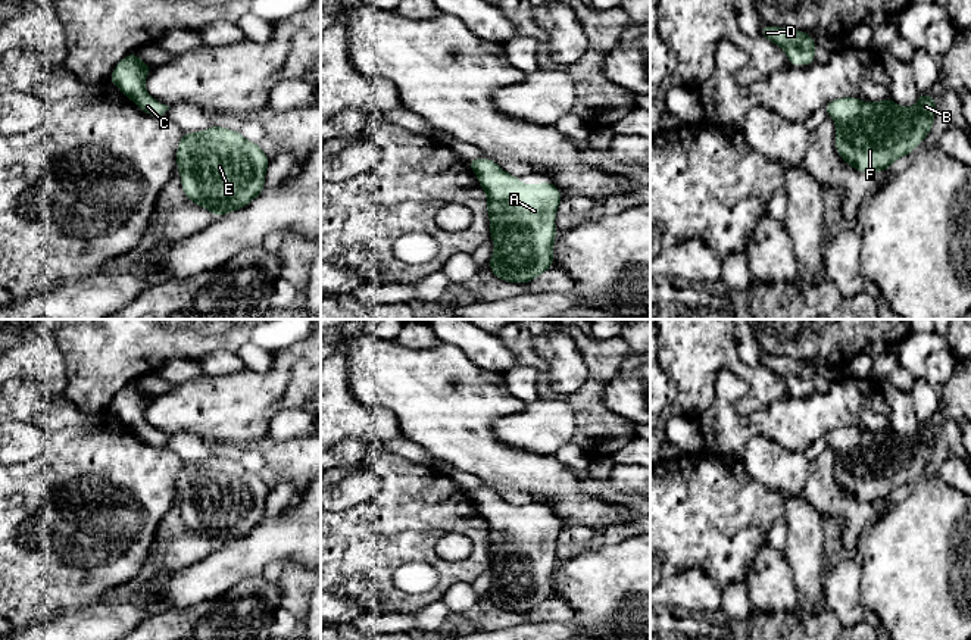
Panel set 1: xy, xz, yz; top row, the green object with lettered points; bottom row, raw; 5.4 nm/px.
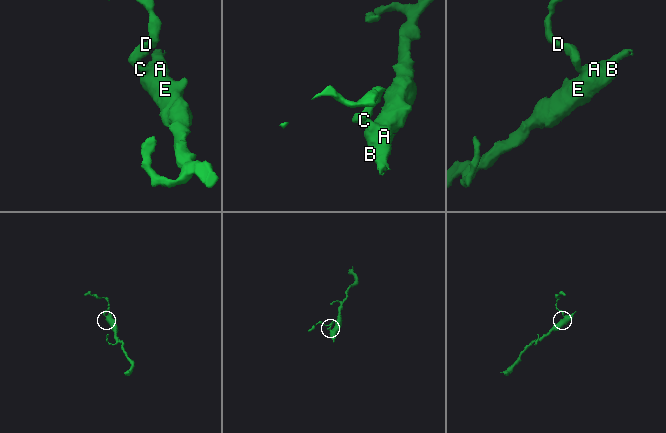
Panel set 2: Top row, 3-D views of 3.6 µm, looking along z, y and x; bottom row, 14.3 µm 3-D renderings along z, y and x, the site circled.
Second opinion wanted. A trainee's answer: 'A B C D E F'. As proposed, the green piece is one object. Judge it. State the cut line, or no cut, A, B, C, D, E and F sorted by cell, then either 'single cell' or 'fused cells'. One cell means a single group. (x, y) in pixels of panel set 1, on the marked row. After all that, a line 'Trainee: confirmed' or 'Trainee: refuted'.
no cut | A B C D E F | single cell
Trainee: confirmed

